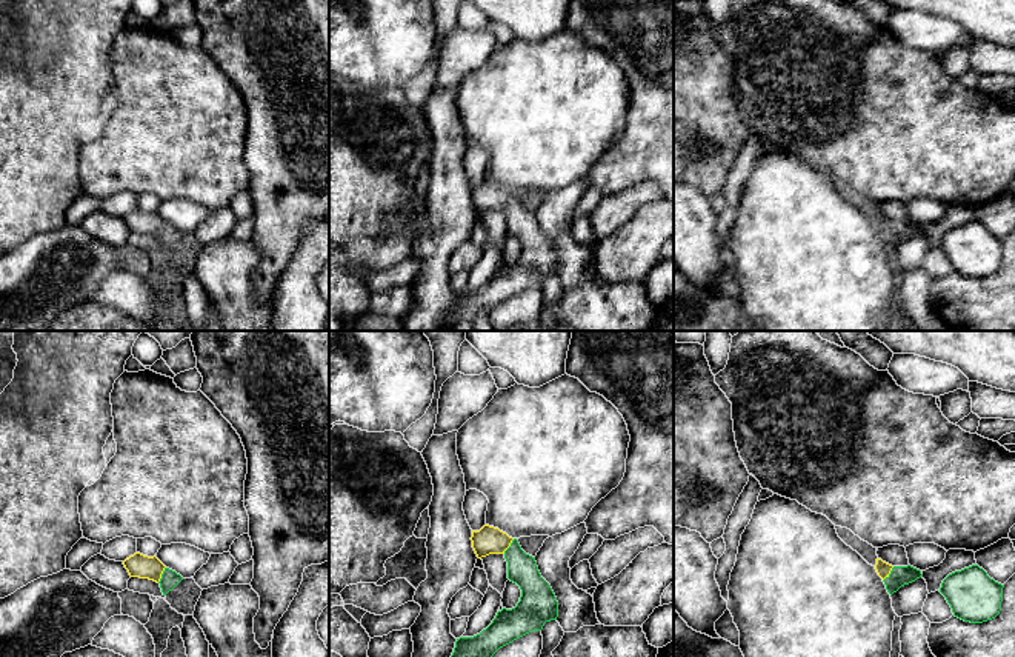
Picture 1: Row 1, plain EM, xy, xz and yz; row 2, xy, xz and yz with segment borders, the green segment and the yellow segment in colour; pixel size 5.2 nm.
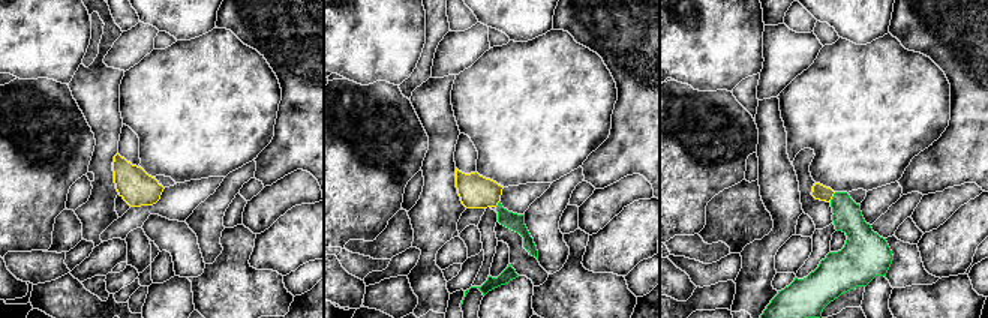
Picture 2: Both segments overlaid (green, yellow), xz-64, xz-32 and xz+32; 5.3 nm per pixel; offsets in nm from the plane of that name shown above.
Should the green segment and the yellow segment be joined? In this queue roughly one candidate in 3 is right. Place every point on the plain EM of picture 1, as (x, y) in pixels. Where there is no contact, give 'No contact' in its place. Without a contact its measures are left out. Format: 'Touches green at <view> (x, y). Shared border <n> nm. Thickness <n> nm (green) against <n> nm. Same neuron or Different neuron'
Touches green at xy (162, 230). Shared border 100 nm. Thickness 100 nm (green) against 120 nm. Same neuron

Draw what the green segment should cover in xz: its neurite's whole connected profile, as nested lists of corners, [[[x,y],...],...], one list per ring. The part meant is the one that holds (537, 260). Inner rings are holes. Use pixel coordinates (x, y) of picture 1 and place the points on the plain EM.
[[[484,180],[472,186],[471,195],[478,214],[504,211],[508,234],[520,242],[521,252],[515,263],[498,266],[480,289],[457,294],[446,331],[454,331],[461,320],[474,323],[478,315],[489,318],[500,303],[532,286],[541,286],[546,277],[558,272],[558,257],[551,240],[541,232],[535,212],[526,209],[517,194]]]

